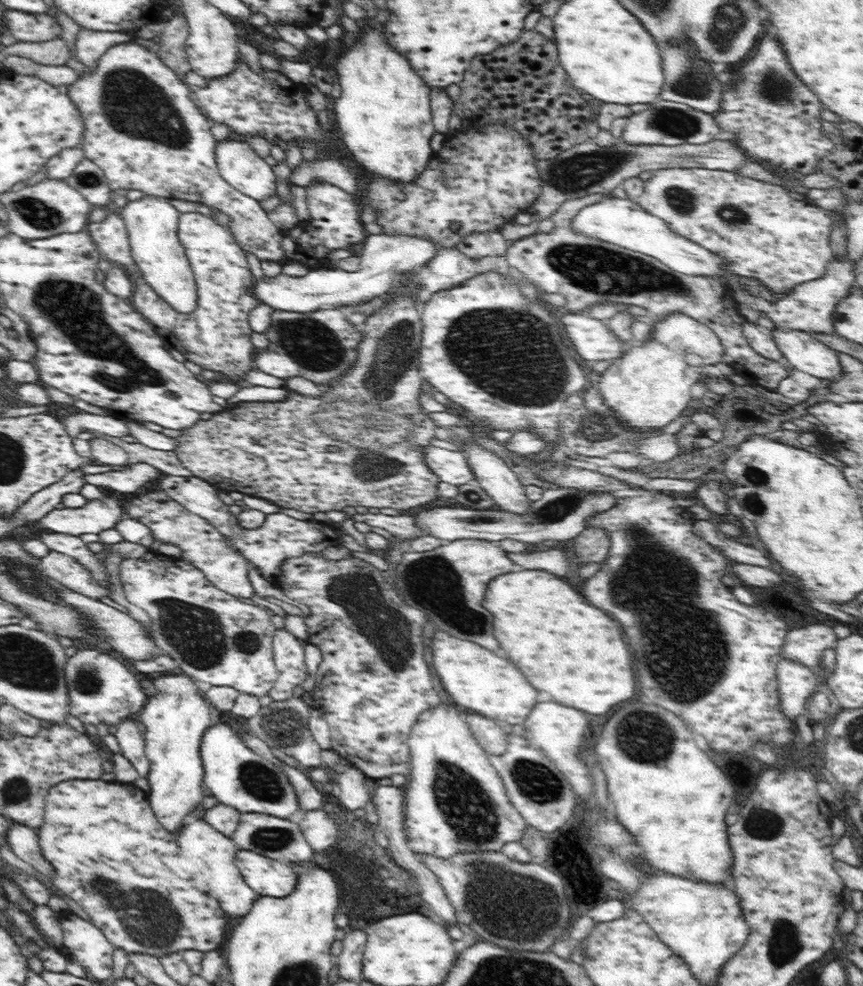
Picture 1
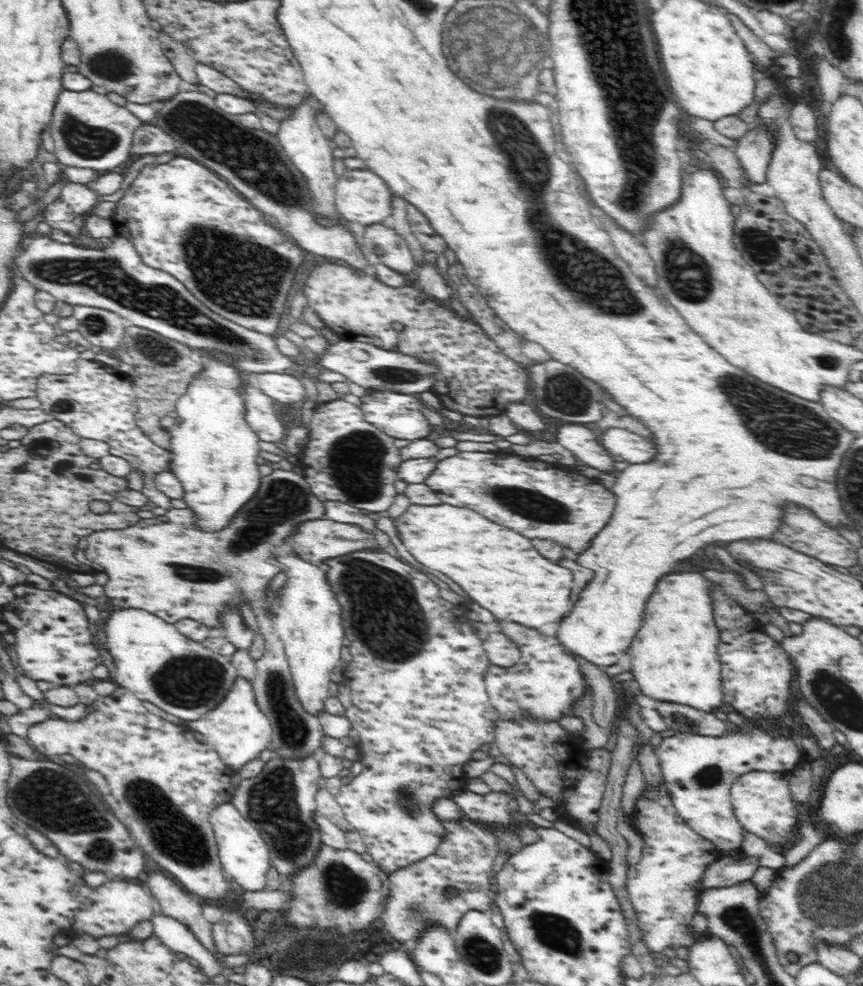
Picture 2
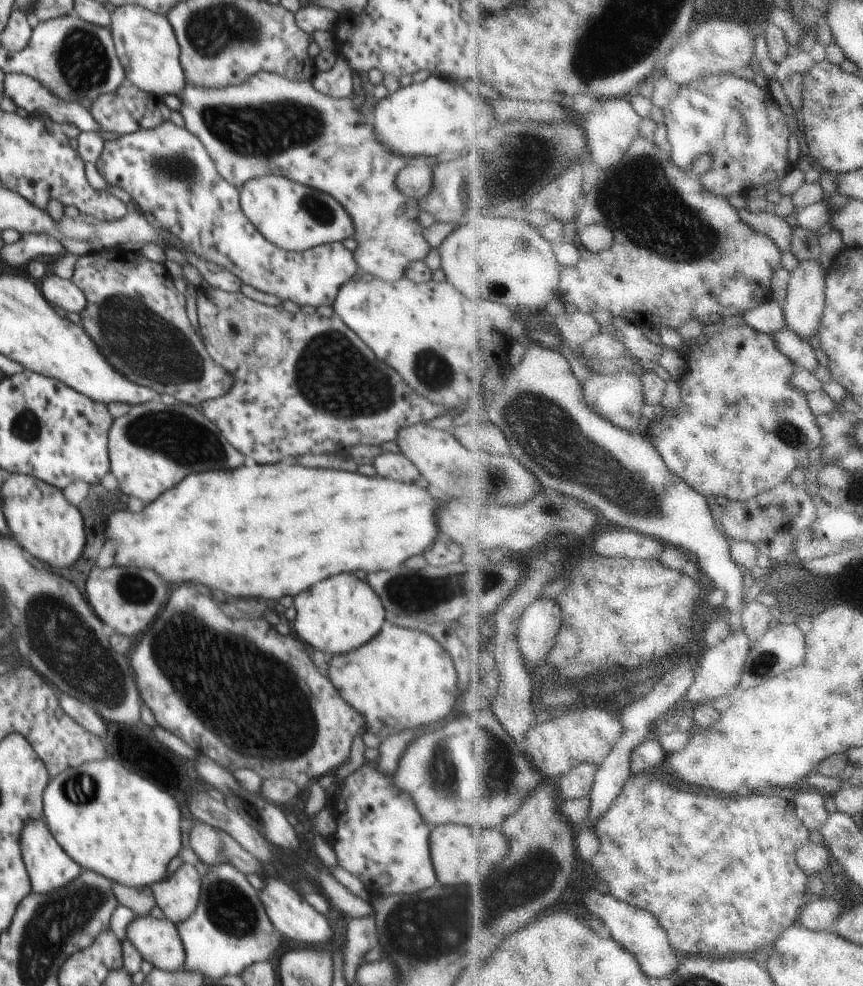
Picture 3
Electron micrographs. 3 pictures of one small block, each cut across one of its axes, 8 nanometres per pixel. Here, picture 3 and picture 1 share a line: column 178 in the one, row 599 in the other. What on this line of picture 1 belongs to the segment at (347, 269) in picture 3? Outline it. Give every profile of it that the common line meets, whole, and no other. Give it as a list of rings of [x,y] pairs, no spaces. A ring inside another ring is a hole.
[[[150,550],[142,558],[123,559],[119,564],[119,579],[128,602],[140,606],[151,619],[152,638],[164,654],[172,657],[181,673],[194,681],[212,686],[231,686],[240,693],[266,696],[278,681],[279,672],[273,657],[272,636],[276,628],[266,608],[249,600],[238,600],[215,587],[206,575],[184,559],[175,559]]]

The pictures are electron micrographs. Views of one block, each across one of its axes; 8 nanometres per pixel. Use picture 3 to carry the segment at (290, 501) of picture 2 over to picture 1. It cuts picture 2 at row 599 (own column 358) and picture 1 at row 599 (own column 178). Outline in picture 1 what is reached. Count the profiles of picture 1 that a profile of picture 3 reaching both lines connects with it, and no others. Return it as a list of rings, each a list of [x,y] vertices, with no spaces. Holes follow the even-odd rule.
[[[50,551],[46,556],[41,558],[38,567],[40,567],[42,574],[72,592],[78,592],[78,594],[93,598],[94,600],[110,598],[110,589],[102,587],[92,577],[92,573],[88,571],[88,567],[76,561],[74,557]]]

